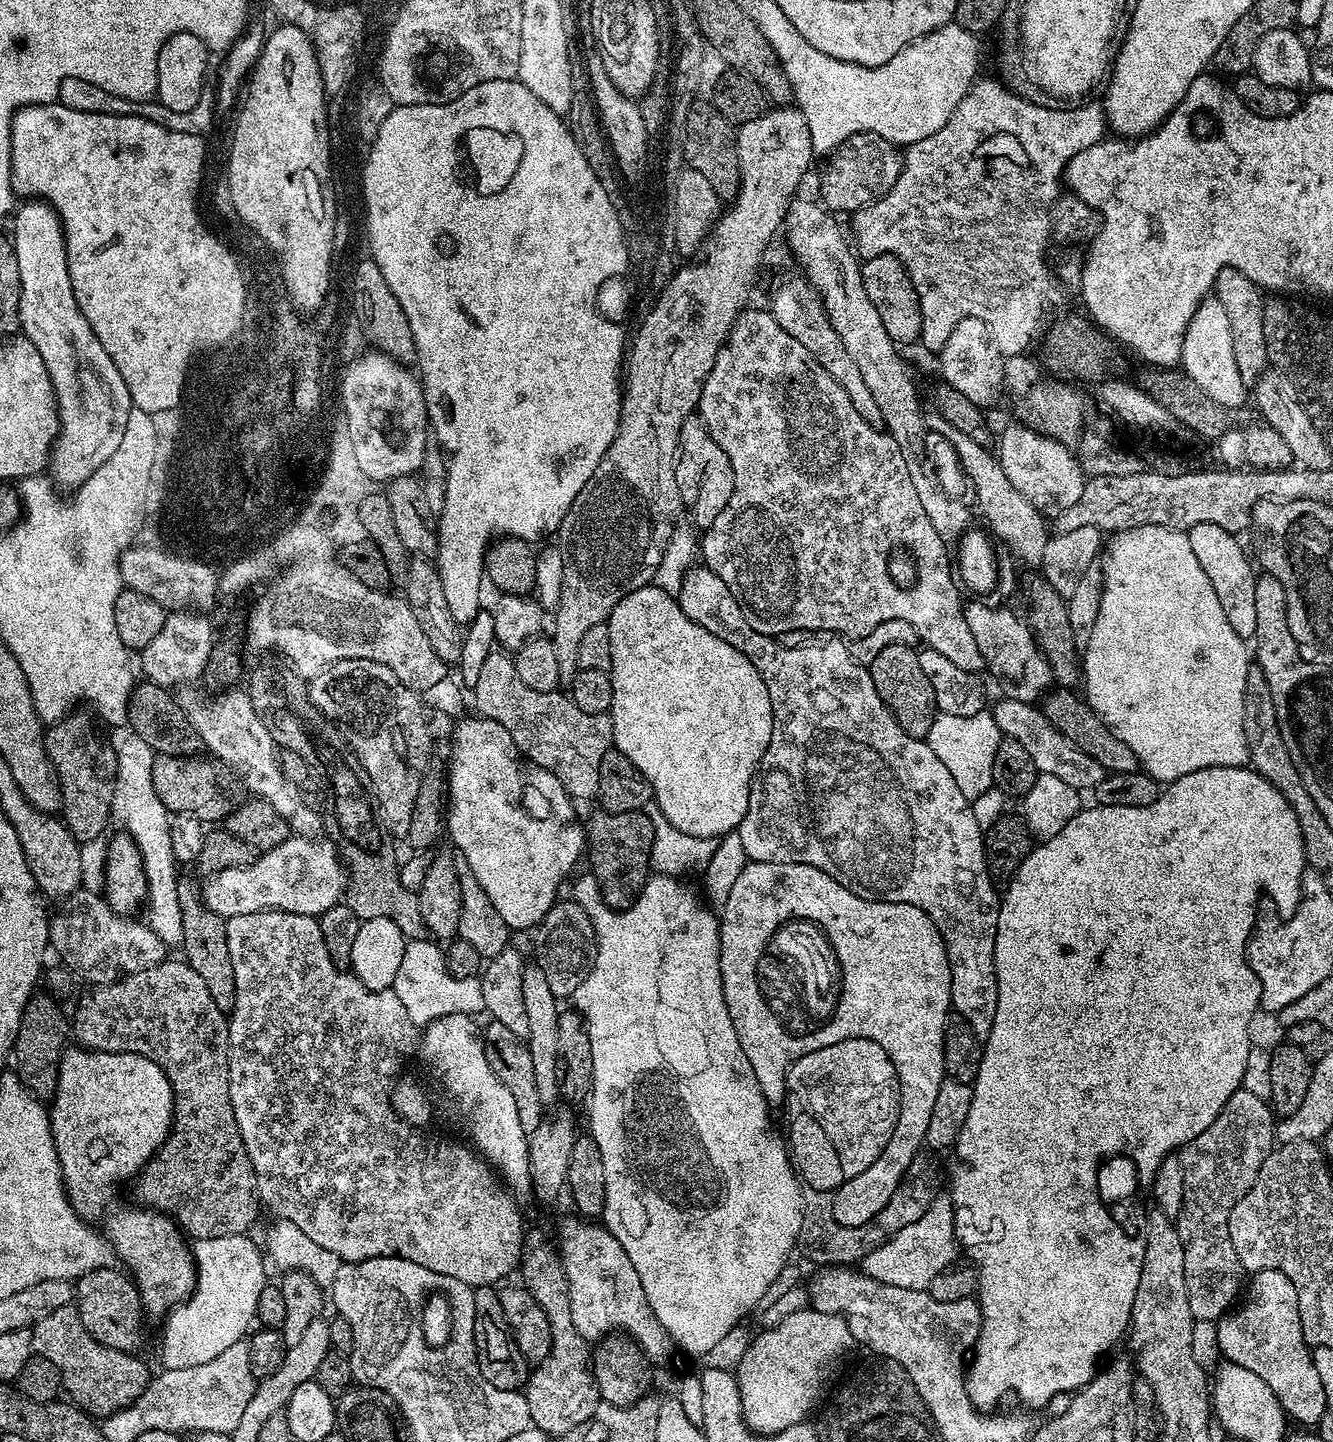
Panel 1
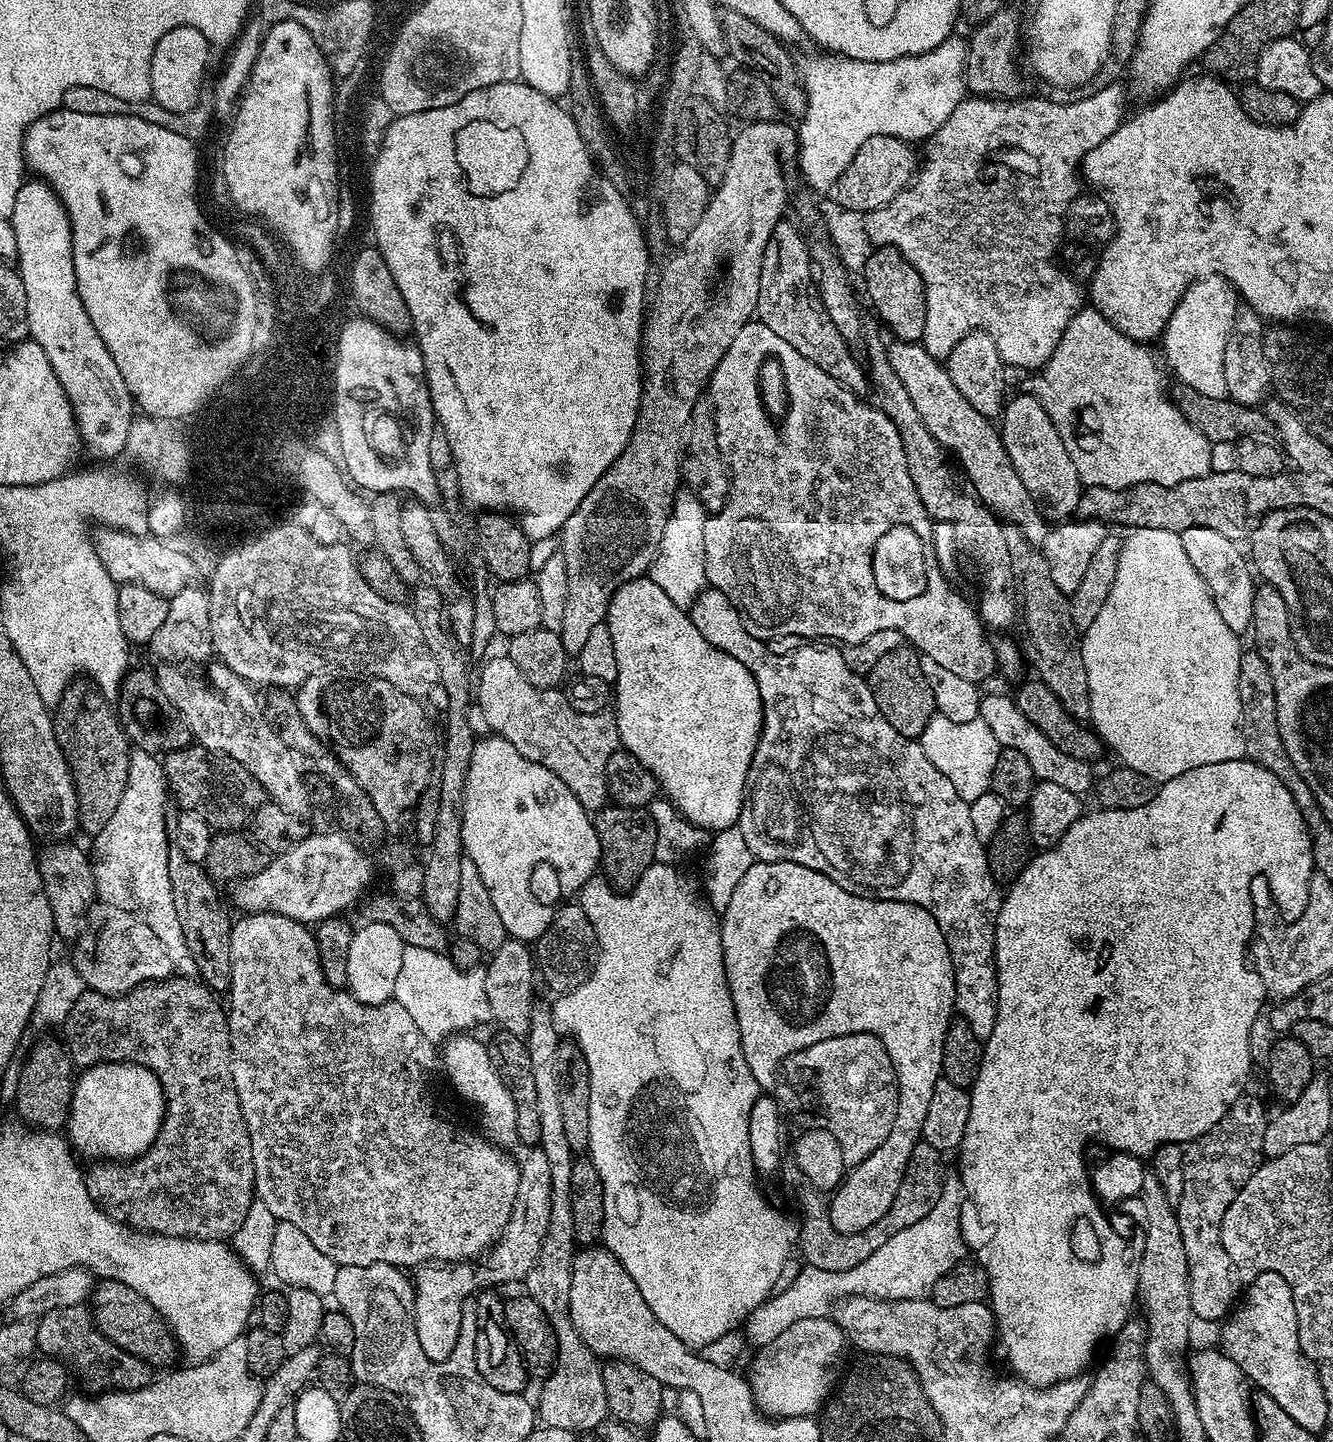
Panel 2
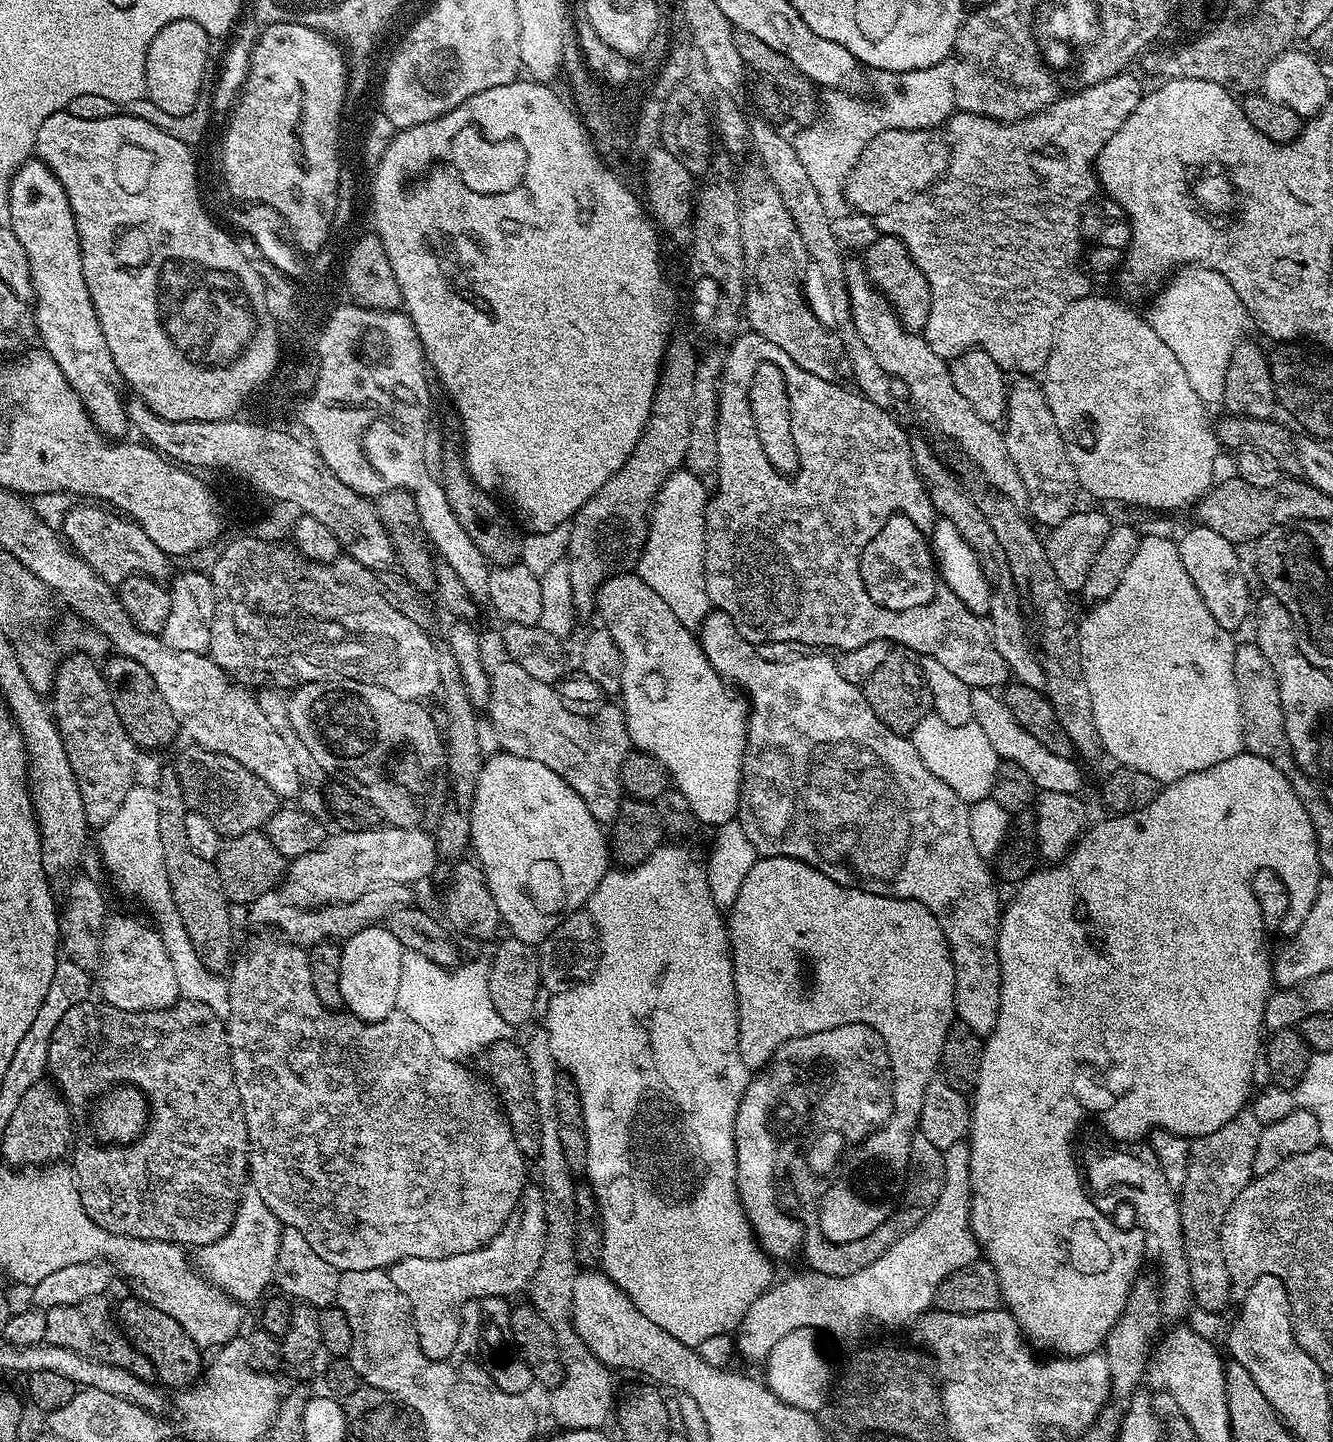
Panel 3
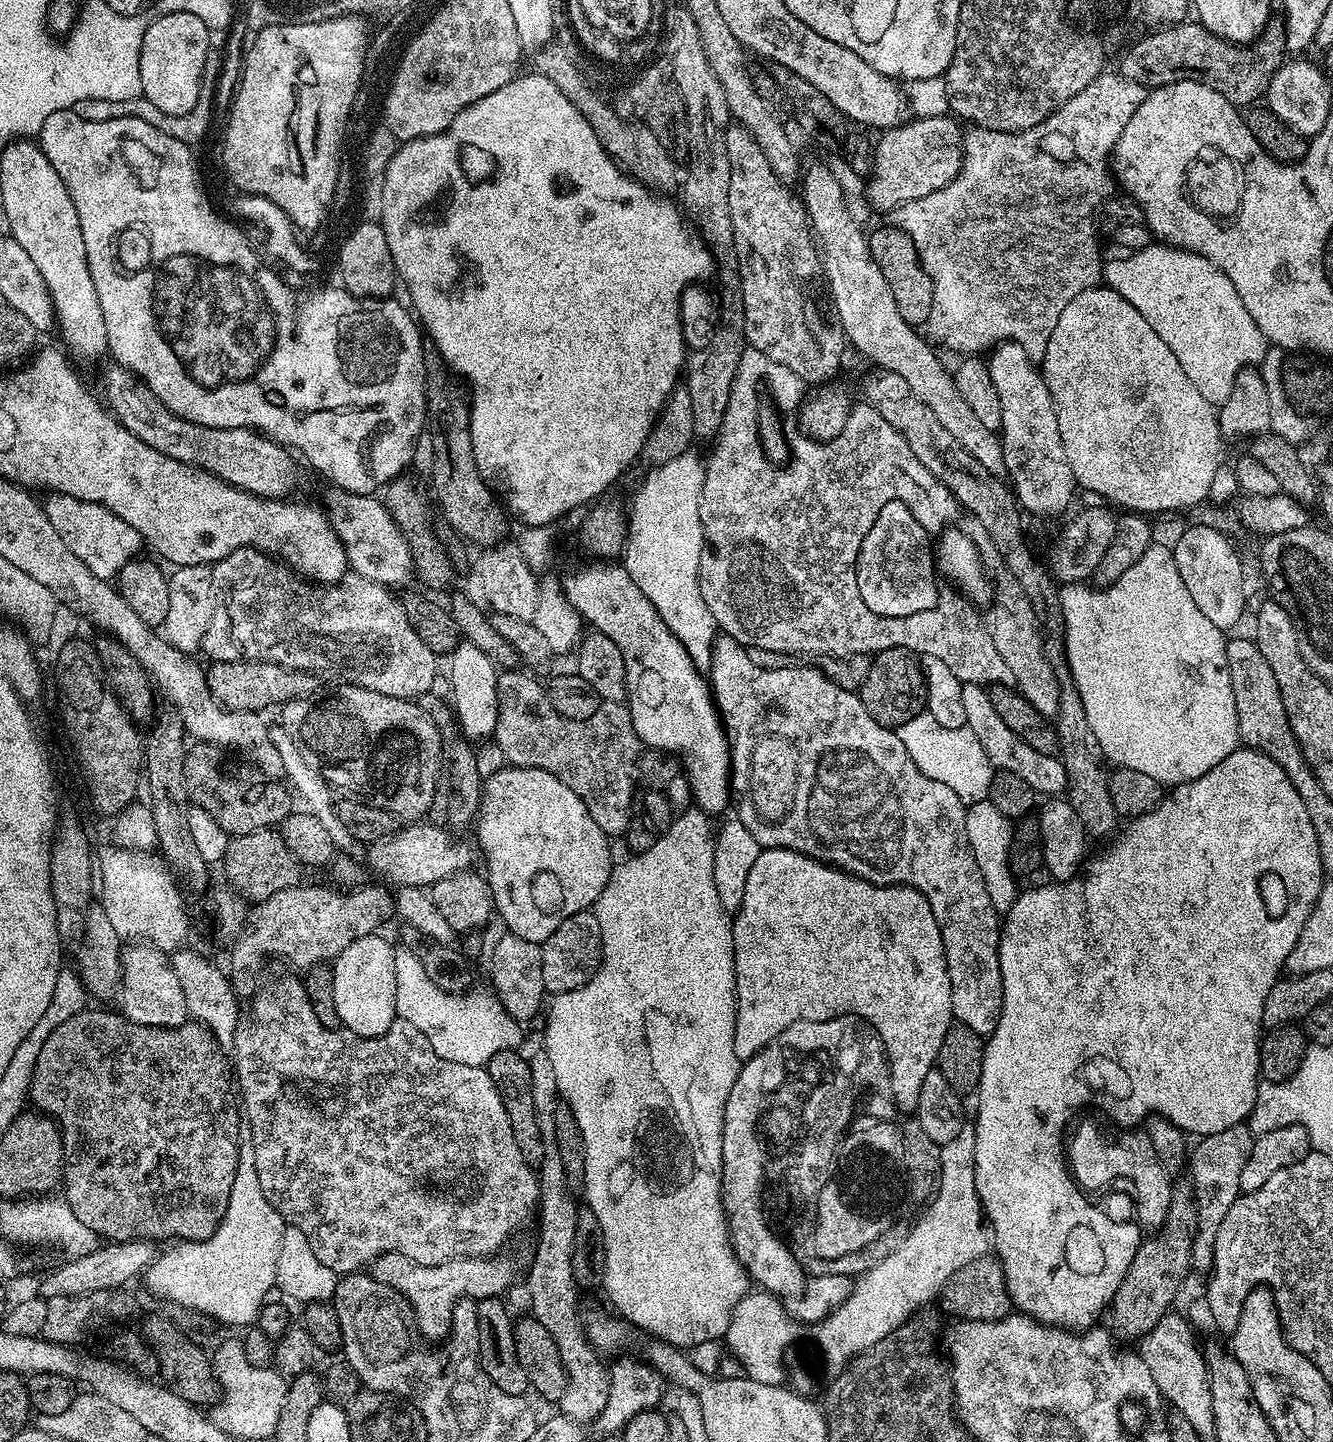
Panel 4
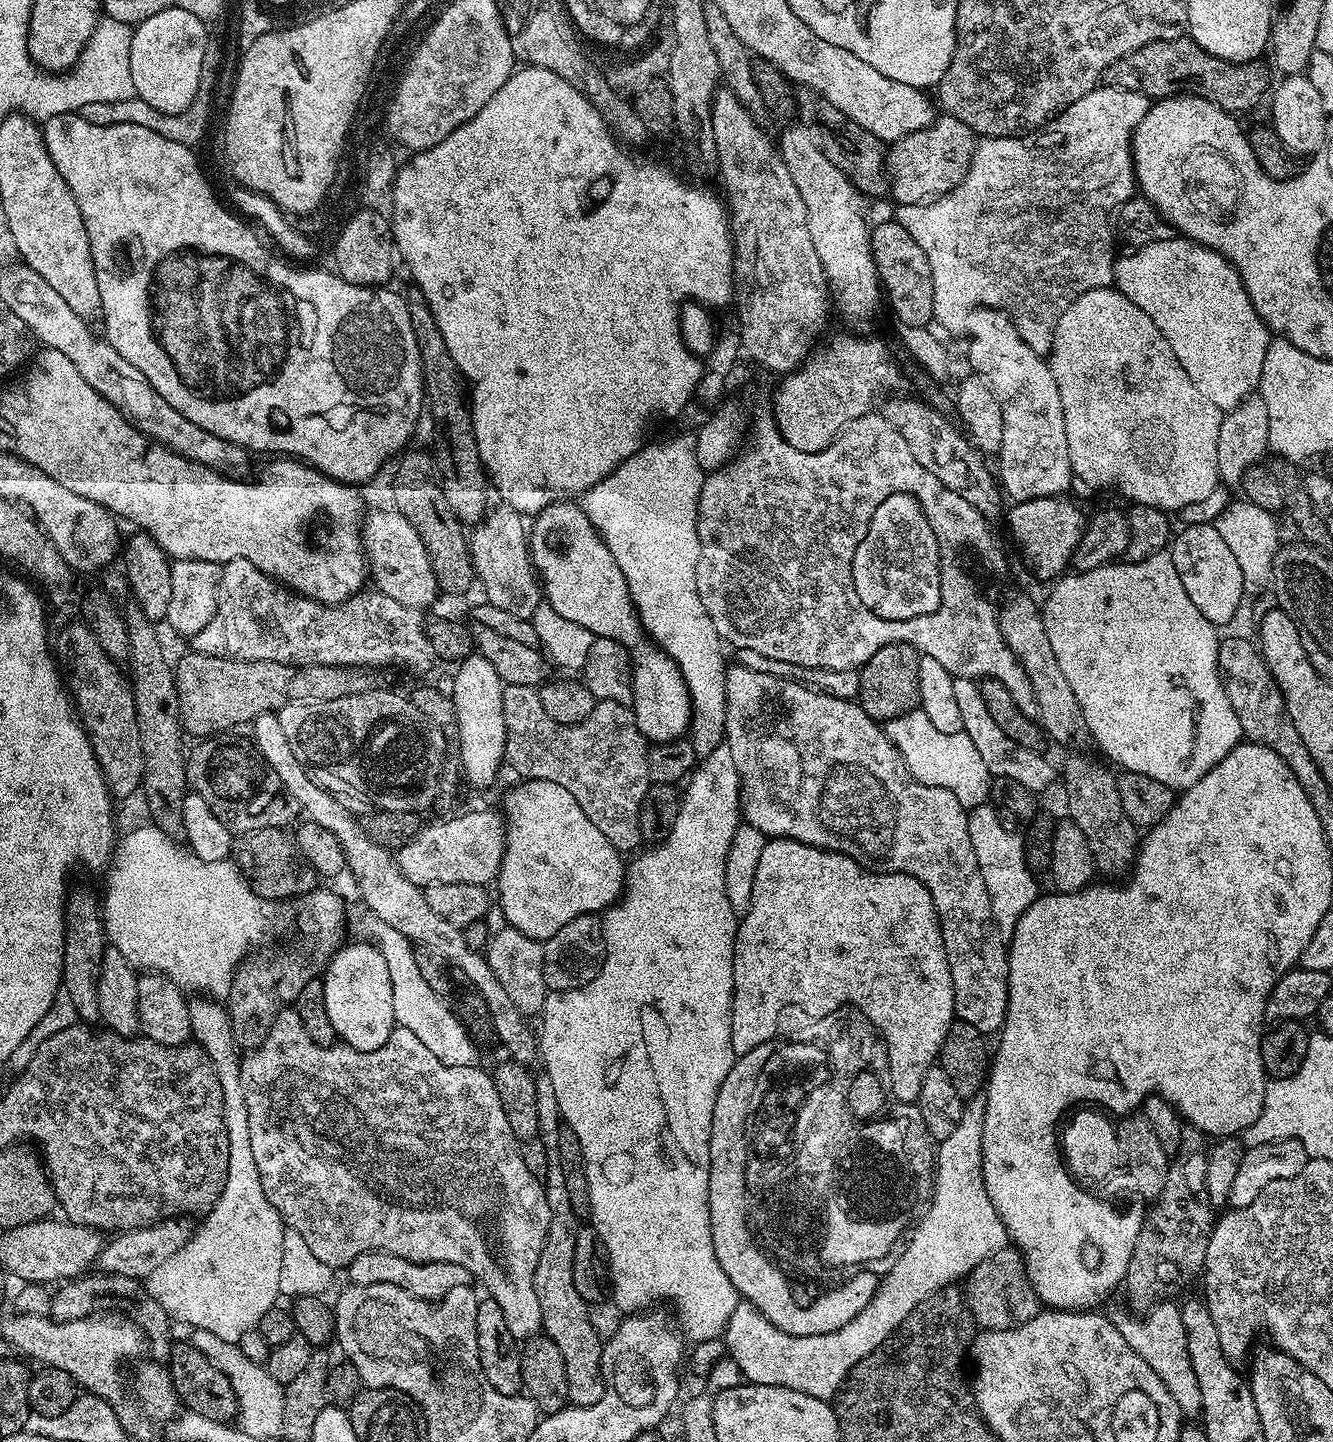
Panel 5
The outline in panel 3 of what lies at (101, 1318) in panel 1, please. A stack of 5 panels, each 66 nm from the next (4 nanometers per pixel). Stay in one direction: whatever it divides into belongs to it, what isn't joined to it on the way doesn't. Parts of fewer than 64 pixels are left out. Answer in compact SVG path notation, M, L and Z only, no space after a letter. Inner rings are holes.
M131 1299L122 1301L120 1309L115 1309L114 1316L125 1338L135 1348L142 1350L142 1354L146 1354L150 1362L154 1362L156 1380L165 1389L174 1388L173 1390L185 1389L200 1380L206 1364L206 1360L200 1357L201 1345L196 1344L194 1338L190 1338L190 1334L186 1334L186 1330L182 1330L182 1326L178 1326L174 1318L170 1318L170 1314L158 1310L146 1300Z

